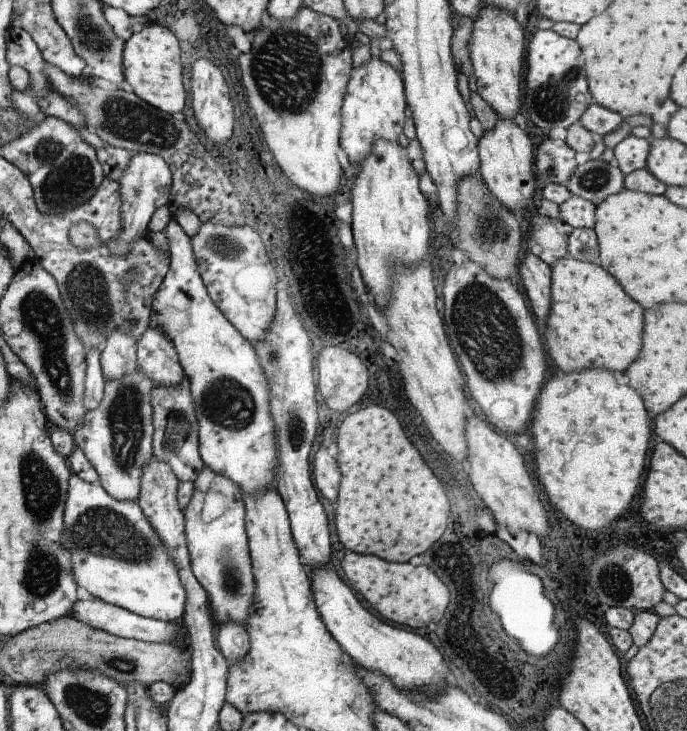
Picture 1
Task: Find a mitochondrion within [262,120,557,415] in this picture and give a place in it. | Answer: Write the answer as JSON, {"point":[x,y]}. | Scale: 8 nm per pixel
{"point":[477,315]}

